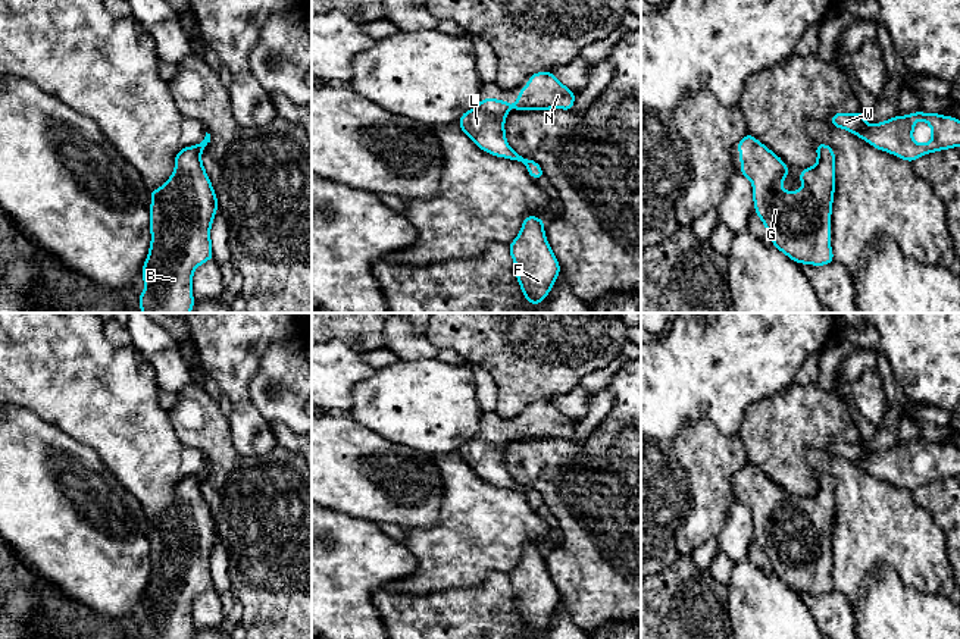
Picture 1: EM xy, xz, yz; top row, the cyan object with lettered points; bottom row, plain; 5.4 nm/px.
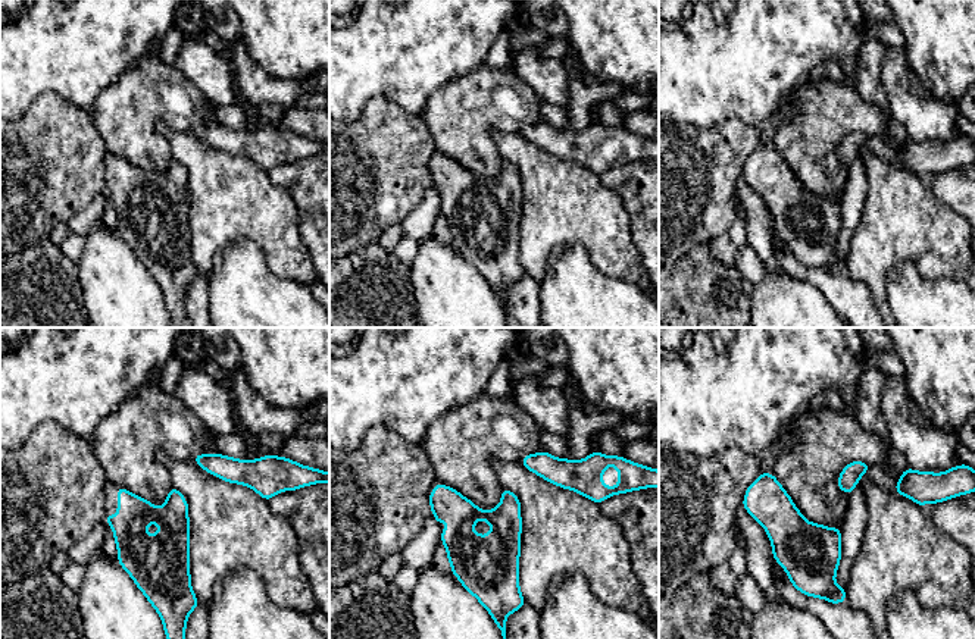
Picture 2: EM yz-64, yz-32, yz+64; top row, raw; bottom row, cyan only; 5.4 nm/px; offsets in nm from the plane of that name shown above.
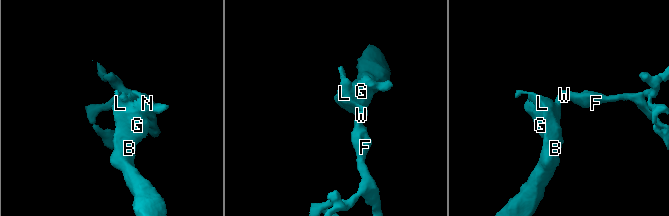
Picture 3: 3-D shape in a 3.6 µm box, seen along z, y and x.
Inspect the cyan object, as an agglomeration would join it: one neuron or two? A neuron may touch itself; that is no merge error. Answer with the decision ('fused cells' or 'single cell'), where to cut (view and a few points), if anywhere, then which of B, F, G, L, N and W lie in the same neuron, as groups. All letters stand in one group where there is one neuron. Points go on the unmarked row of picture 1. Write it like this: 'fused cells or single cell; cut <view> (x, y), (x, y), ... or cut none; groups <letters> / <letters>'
single cell; cut none; groups B F G L N W

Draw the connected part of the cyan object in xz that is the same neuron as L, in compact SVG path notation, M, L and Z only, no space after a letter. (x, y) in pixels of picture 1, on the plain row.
M537 401L528 407L528 416L519 419L519 429L515 432L500 430L497 427L485 427L472 439L462 444L459 454L462 460L484 480L522 491L531 507L542 507L541 495L529 488L522 486L507 474L504 450L509 435L516 439L547 439L565 438L572 439L575 422L566 417L551 401Z

